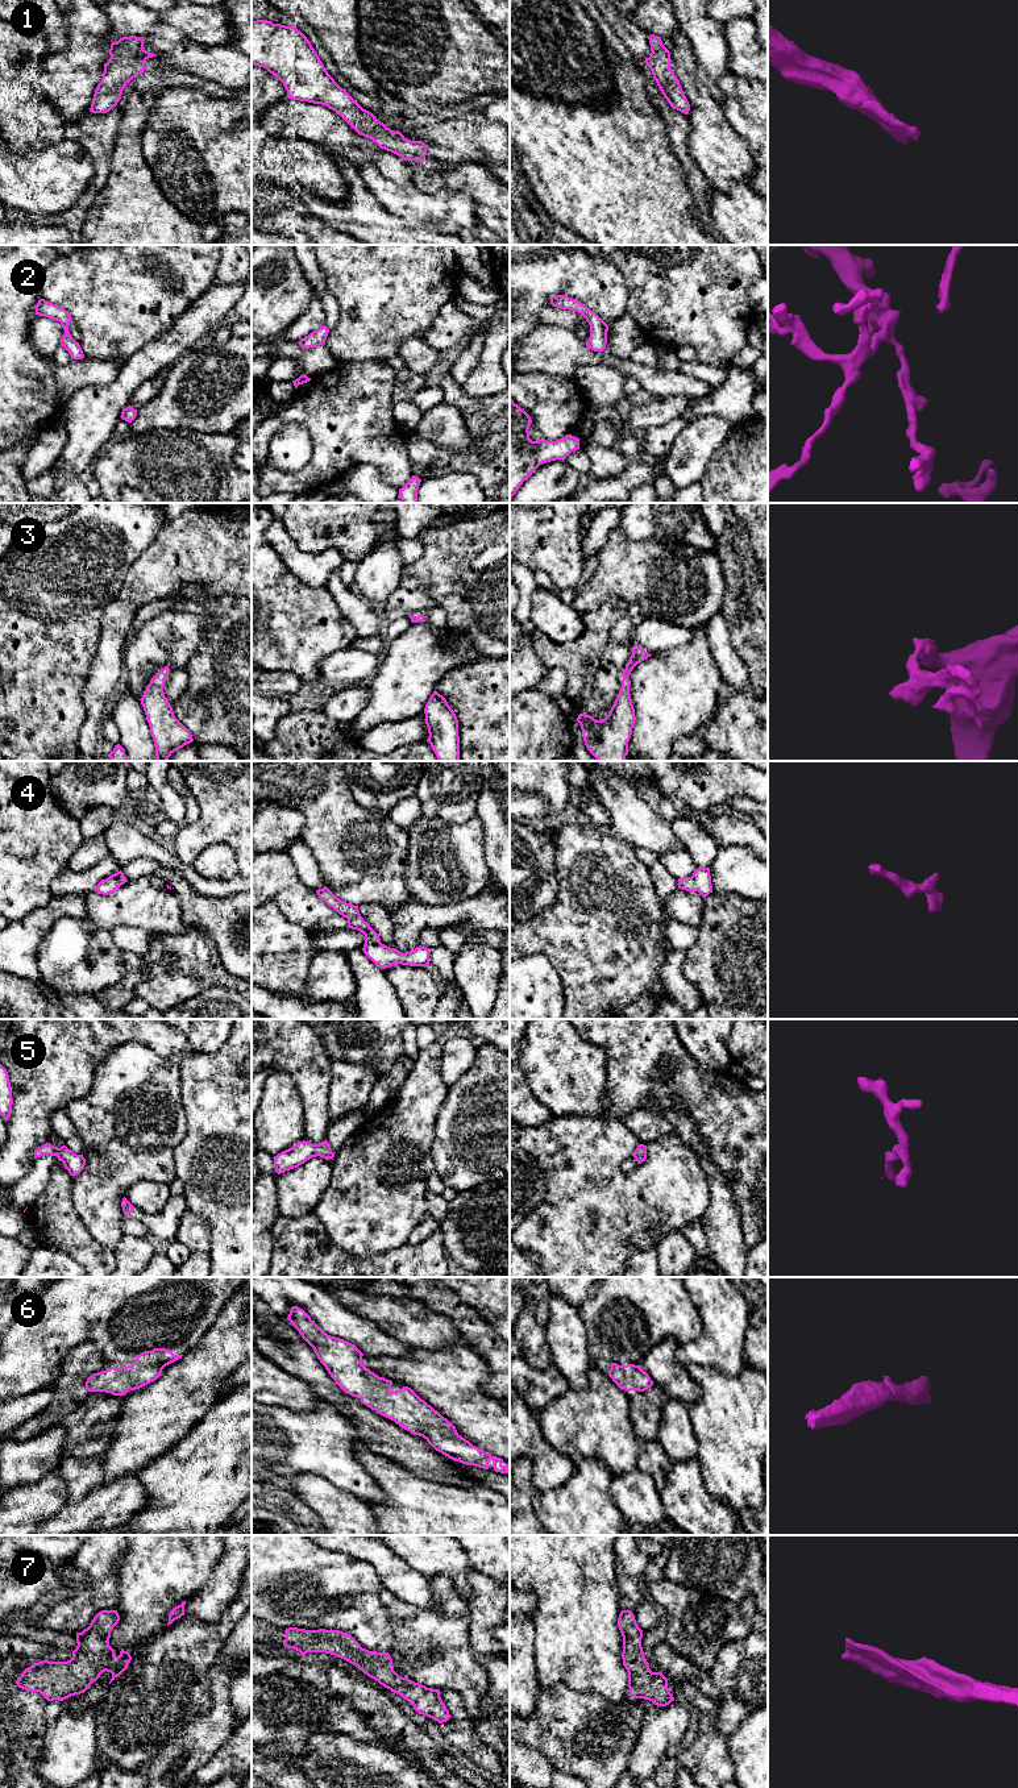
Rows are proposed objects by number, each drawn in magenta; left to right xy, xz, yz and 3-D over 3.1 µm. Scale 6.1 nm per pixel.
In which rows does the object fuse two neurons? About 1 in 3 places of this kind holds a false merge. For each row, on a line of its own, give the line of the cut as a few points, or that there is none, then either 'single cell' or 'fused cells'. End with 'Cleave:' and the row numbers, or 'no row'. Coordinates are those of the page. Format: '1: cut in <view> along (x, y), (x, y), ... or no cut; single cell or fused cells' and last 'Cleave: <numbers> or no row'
1: no cut; single cell
2: no cut; single cell
3: no cut; single cell
4: no cut; single cell
5: no cut; single cell
6: no cut; single cell
7: no cut; single cell
Cleave: no row

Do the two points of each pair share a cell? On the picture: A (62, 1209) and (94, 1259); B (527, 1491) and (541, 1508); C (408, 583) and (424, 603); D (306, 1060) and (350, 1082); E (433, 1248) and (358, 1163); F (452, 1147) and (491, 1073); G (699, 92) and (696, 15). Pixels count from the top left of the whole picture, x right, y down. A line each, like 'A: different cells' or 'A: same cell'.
A: same cell
B: different cells
C: same cell
D: different cells
E: different cells
F: same cell
G: different cells

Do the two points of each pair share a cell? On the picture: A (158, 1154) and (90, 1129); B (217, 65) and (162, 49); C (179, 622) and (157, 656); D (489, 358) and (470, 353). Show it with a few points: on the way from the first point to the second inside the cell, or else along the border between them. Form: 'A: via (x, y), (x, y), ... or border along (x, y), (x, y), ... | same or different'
A: via (141, 1146), (125, 1130), (107, 1129) | same
B: via (204, 61), (175, 54) | same
C: via (169, 623), (156, 636), (156, 645) | same
D: border along (487, 327), (480, 361), (470, 375), (462, 382) | different

